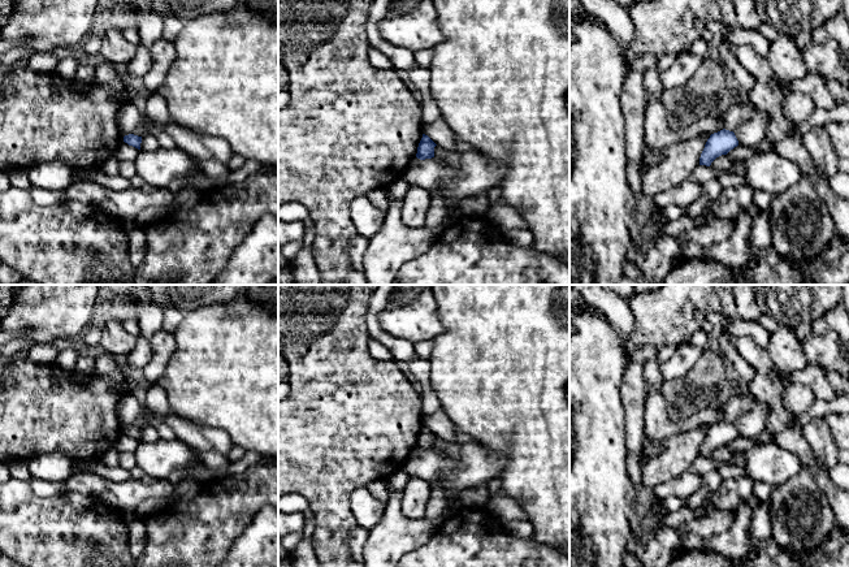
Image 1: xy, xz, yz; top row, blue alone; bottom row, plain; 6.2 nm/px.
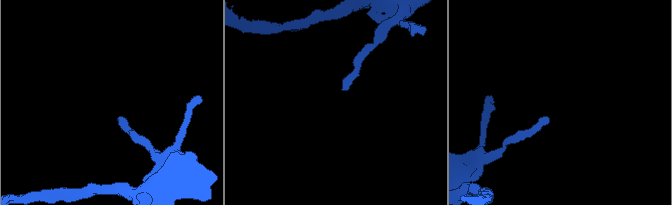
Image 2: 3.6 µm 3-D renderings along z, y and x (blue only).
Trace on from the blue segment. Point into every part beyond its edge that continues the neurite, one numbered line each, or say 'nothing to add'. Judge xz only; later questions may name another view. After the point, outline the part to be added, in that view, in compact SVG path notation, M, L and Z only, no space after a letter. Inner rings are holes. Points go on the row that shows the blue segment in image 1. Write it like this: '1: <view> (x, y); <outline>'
nothing to add

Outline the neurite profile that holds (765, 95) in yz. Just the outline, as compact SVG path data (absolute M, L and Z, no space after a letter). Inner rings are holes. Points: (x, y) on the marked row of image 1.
M731 43L729 48L740 64L755 78L749 100L767 114L764 138L772 143L772 150L777 155L796 163L801 174L807 174L814 169L814 163L803 147L802 137L793 134L796 125L789 122L783 113L785 96L779 90L767 59L758 55L751 46Z

